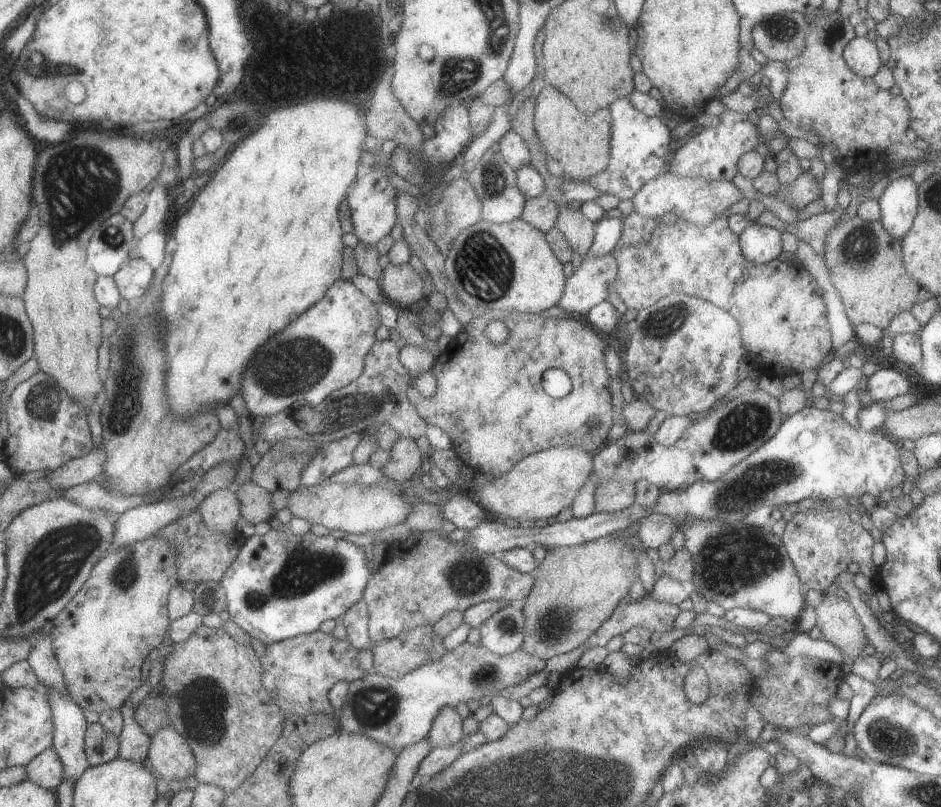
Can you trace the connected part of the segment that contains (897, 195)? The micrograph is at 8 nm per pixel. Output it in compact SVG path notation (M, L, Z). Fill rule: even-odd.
M911 176L885 181L885 184L884 194L879 200L882 224L892 238L904 240L918 216L917 186Z

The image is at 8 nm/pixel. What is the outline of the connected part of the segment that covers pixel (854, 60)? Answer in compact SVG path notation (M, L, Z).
M856 36L844 48L844 60L854 74L862 78L876 76L878 69L883 65L876 43L868 36Z

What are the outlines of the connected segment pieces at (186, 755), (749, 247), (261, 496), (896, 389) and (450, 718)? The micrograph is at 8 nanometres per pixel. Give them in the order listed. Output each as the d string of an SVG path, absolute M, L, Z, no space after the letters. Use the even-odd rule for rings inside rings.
M175 727L165 728L153 736L151 748L151 761L155 766L154 772L161 778L163 777L168 783L174 780L186 781L190 776L196 776L198 770L198 760L196 754L188 739L178 732Z
M752 222L739 236L742 256L754 264L768 264L782 253L781 238L779 230Z
M254 480L244 484L237 494L242 500L244 517L256 526L270 522L278 513L272 505L272 492Z
M878 368L868 377L866 388L874 402L892 400L912 390L908 378L892 368Z
M446 706L440 712L440 716L436 720L429 737L432 750L436 750L436 748L456 746L456 744L460 744L464 740L465 736L464 716L456 708Z

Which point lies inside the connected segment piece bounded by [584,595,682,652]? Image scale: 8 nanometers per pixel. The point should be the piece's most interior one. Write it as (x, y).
(655, 616)

